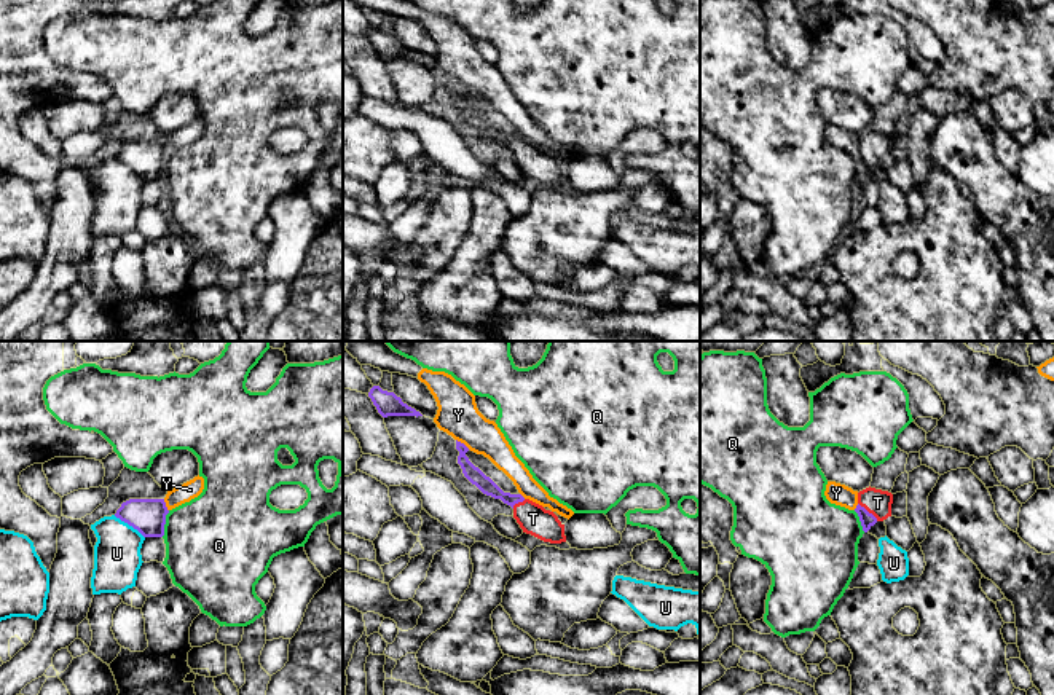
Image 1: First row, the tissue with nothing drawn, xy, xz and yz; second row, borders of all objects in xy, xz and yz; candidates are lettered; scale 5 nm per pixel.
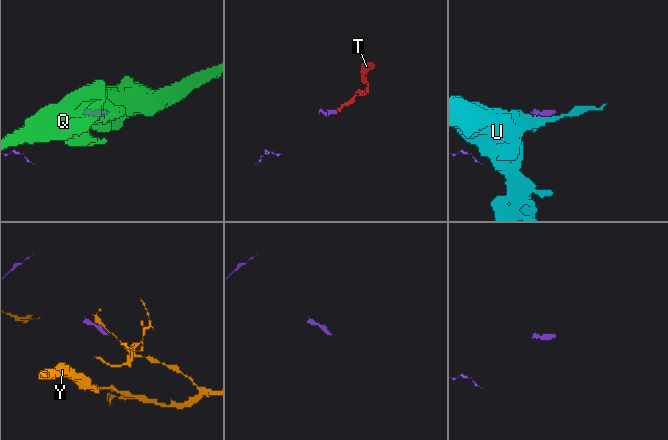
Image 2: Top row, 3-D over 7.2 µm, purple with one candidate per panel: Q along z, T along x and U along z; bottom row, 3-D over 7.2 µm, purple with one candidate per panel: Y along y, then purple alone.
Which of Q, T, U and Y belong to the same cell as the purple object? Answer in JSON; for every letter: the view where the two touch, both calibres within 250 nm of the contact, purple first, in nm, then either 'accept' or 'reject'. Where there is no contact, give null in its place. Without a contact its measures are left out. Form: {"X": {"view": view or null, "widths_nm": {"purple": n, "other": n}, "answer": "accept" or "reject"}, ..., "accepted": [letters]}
{"Q": {"view": "xy", "widths_nm": {"purple": 180, "other": 460}, "answer": "reject"}, "T": {"view": "yz", "widths_nm": {"purple": 70, "other": 130}, "answer": "accept"}, "U": {"view": "xy", "widths_nm": {"purple": 180, "other": 240}, "answer": "reject"}, "Y": {"view": "xz", "widths_nm": {"purple": 80, "other": 200}, "answer": "reject"}, "accepted": ["T"]}

